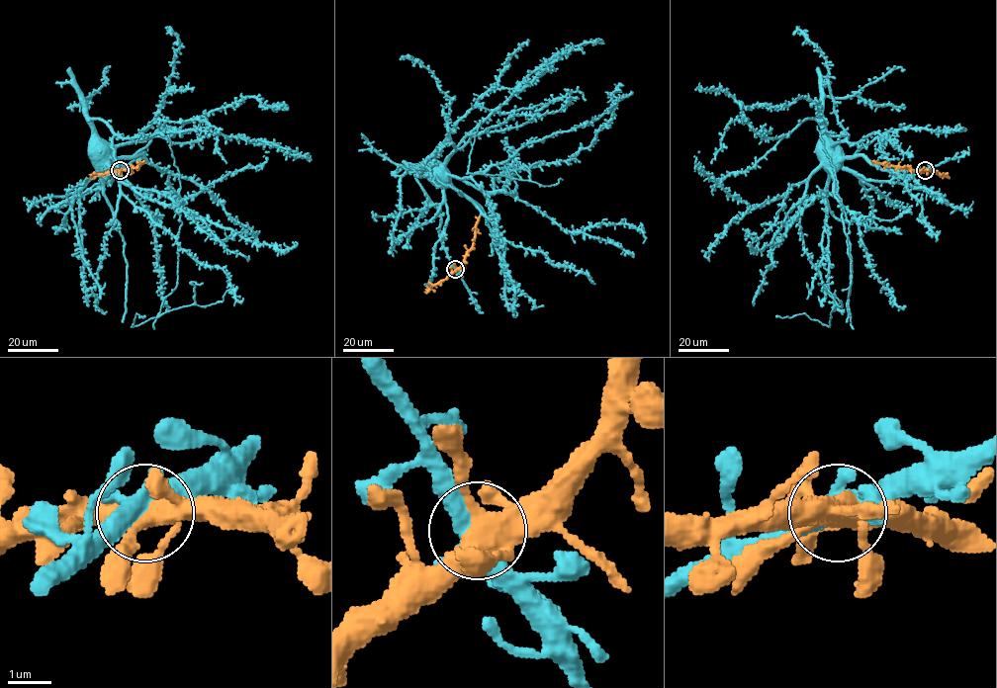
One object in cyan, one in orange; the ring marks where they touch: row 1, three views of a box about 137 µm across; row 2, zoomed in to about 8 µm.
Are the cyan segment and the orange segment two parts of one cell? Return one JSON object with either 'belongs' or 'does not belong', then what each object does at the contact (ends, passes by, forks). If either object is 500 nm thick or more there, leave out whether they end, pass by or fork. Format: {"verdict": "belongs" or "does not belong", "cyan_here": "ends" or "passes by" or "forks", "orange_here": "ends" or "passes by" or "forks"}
{"verdict": "belongs", "cyan_here": "forks", "orange_here": "forks"}

